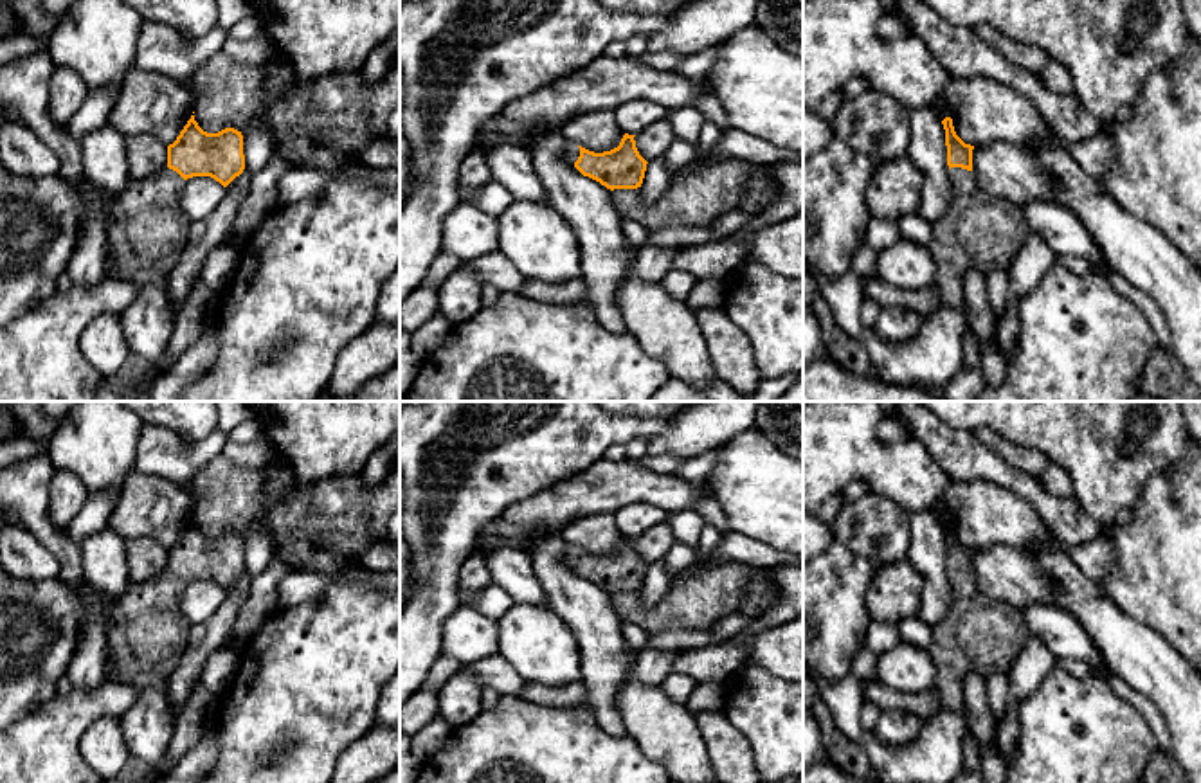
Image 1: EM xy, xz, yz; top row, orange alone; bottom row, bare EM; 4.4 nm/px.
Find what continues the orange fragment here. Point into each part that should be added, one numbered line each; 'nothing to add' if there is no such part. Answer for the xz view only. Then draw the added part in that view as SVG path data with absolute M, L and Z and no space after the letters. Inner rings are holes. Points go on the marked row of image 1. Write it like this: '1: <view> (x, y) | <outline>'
1: xz (571, 152) | M567 142L565 148L564 148L564 160L571 166L574 166L574 162L578 160L580 157L580 148L573 142Z

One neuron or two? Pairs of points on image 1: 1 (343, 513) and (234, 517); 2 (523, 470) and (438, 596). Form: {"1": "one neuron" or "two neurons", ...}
{"1": "one neuron", "2": "one neuron"}

